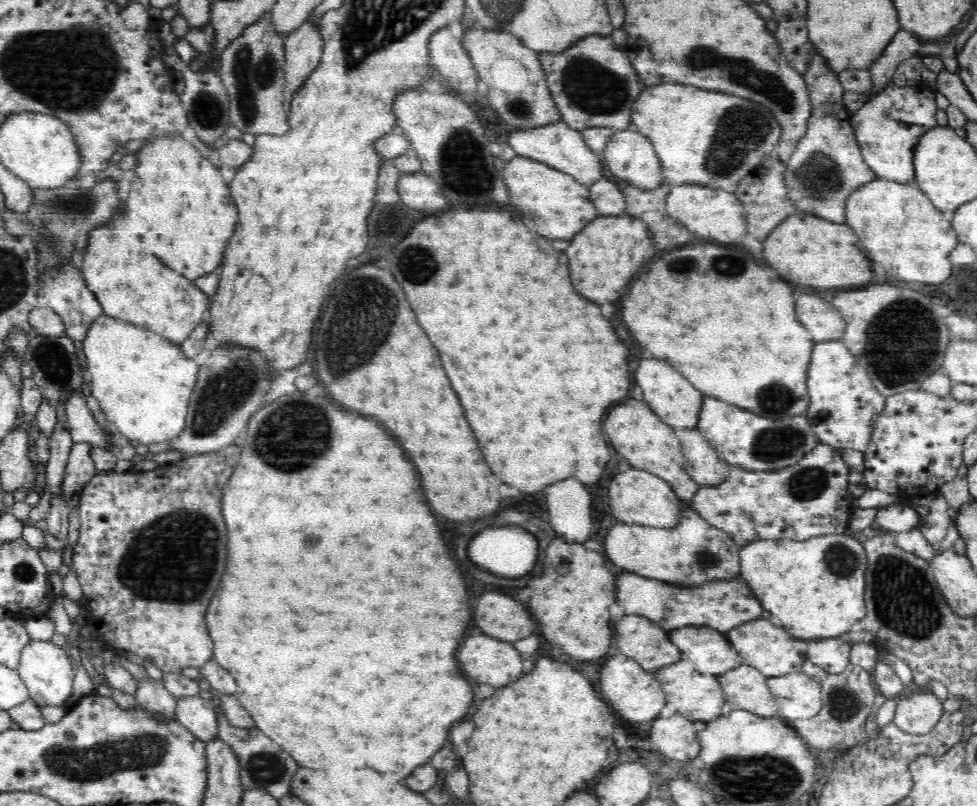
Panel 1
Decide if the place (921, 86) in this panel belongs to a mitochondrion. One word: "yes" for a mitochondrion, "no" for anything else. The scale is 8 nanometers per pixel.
no

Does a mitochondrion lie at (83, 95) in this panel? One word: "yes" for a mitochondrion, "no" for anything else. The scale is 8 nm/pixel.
yes

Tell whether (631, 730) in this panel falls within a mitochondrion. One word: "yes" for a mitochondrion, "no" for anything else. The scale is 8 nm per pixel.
no

